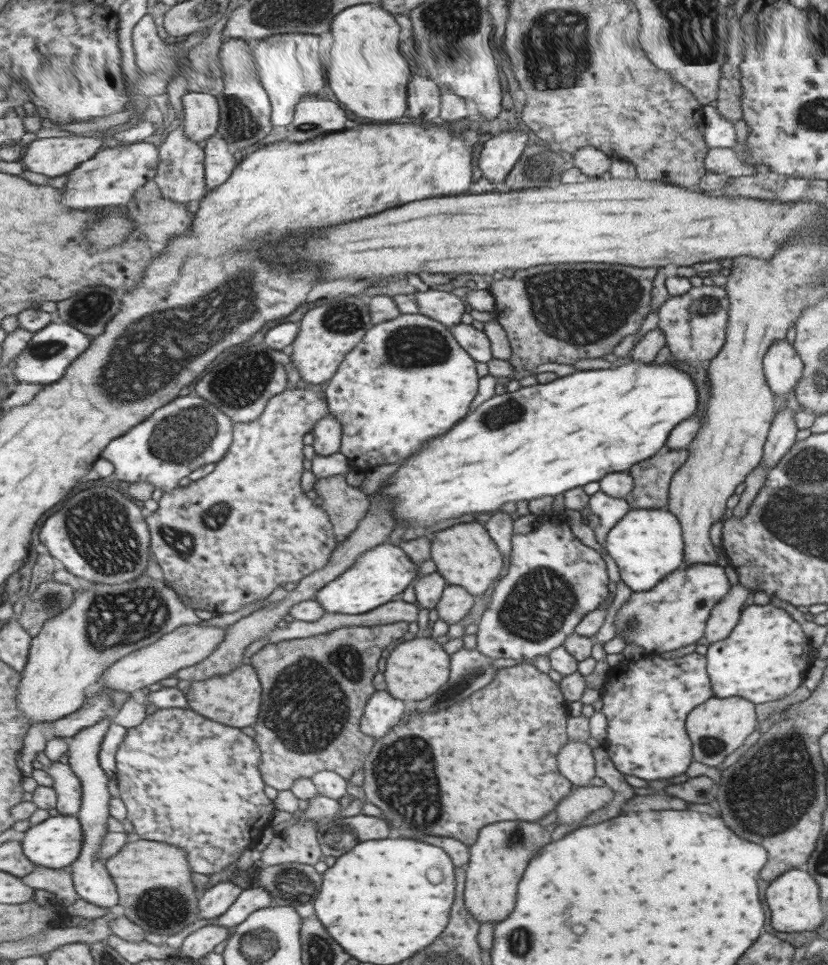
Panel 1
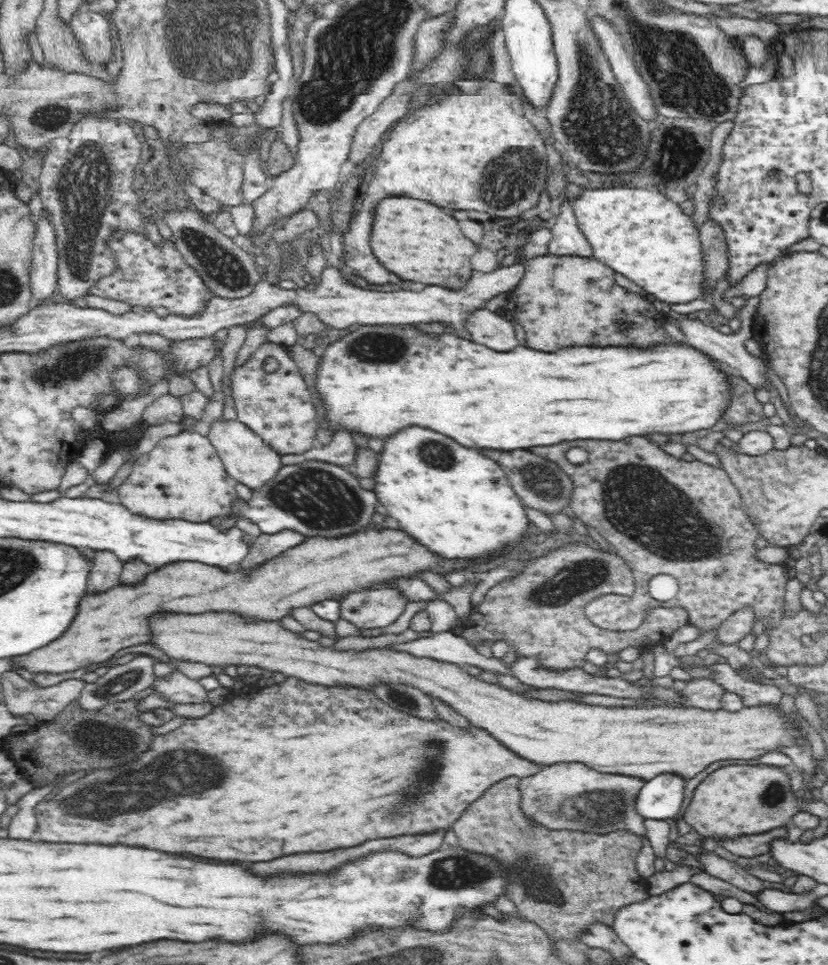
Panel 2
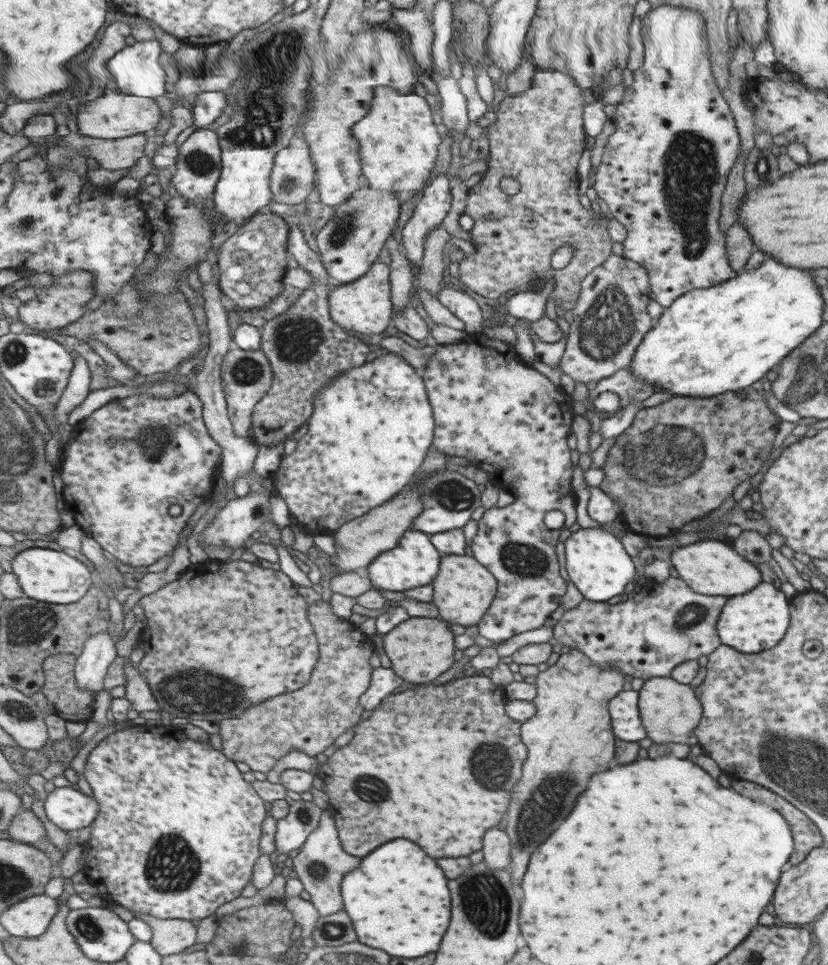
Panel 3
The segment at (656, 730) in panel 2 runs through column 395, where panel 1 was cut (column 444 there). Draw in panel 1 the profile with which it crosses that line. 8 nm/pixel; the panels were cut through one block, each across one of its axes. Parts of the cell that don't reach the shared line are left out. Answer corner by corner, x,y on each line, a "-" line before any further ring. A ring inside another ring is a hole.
414,637
409,641
396,642
385,659
385,670
382,673
386,691
391,697
399,700
420,701
440,690
448,682
451,674
451,656
441,650
441,644
433,642
431,637

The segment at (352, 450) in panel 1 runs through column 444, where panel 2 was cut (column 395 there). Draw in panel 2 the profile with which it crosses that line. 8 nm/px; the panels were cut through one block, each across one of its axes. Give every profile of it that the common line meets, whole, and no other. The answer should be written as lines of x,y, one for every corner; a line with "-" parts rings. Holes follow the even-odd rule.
400,325
400,326
360,326
358,330
354,330
352,334
348,334
346,338
342,338
340,342
327,346
324,356
322,356
322,366
320,366
320,372
318,372
318,388
320,388
320,394
324,398
324,402
328,404
328,420
332,424
332,428
346,428
346,431
350,432
362,432
364,436
372,436
372,438
388,438
390,434
396,434
398,430
406,428
406,426
422,426
422,428
430,428
430,430
436,430
440,434
446,434
450,438
454,438
456,442
460,442
462,446
468,446
468,448
493,448
494,450
518,450
528,449
530,447
543,447
552,446
552,444
560,444
560,442
566,442
566,440
624,440
628,437
644,437
644,434
659,434
659,435
673,435
673,434
686,434
686,432
694,432
694,430
706,430
712,428
719,420
723,418
725,410
730,407
730,390
722,390
720,392
720,368
725,365
722,362
714,360
711,356
704,354
701,350
698,350
695,346
688,343
681,343
674,341
674,344
664,344
668,348
656,348
656,352
628,352
628,348
562,348
560,352
536,352
533,348
528,346
518,345
508,352
498,352
492,350
482,344
475,343
474,341
468,341
462,337
453,336
453,334
446,334
446,336
433,337
428,336
428,333
419,332
413,328
412,325

